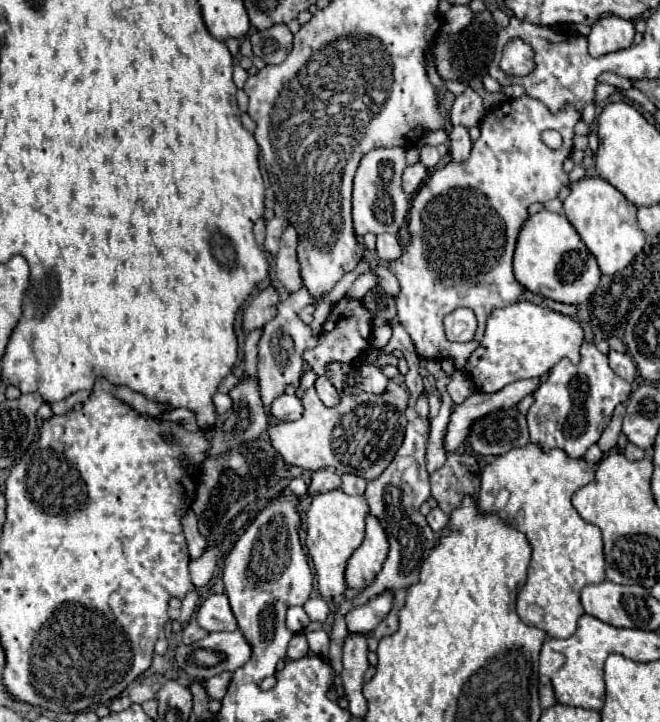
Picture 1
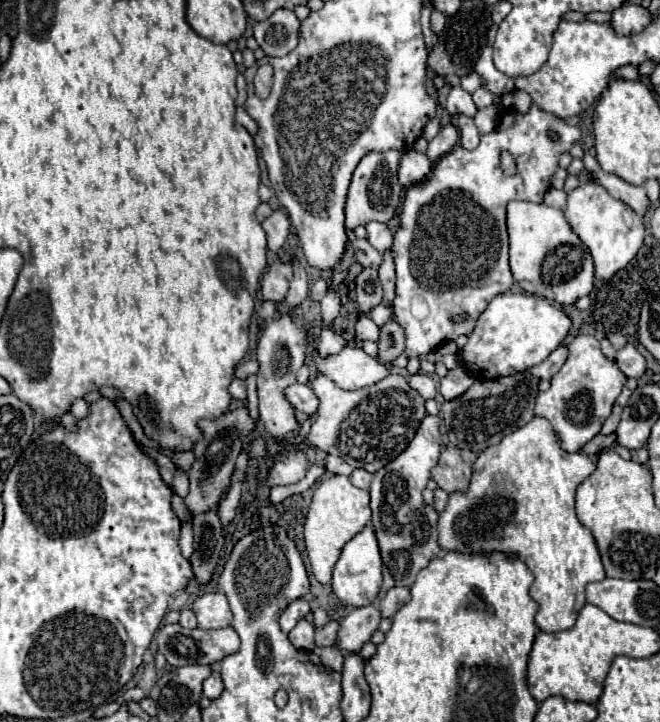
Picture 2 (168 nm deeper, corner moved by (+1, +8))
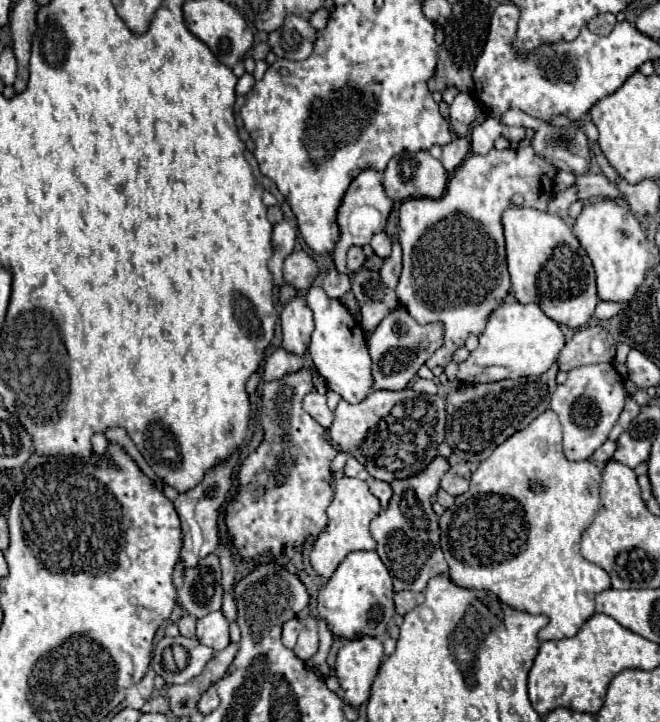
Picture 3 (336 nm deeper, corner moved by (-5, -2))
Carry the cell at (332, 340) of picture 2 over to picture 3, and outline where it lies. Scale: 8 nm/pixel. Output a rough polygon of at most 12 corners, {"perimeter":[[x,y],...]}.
{"perimeter":[[362,170],[338,206],[334,262],[386,226],[382,172]]}

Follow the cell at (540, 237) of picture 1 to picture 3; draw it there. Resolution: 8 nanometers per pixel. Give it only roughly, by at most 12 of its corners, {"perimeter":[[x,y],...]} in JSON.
{"perimeter":[[536,208],[502,214],[518,302],[582,328],[598,294],[572,228]]}

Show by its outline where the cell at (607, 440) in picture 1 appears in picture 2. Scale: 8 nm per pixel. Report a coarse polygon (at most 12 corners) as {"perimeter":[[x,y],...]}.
{"perimeter":[[618,398],[612,414],[602,426],[602,434],[616,432],[622,414],[622,400]]}

